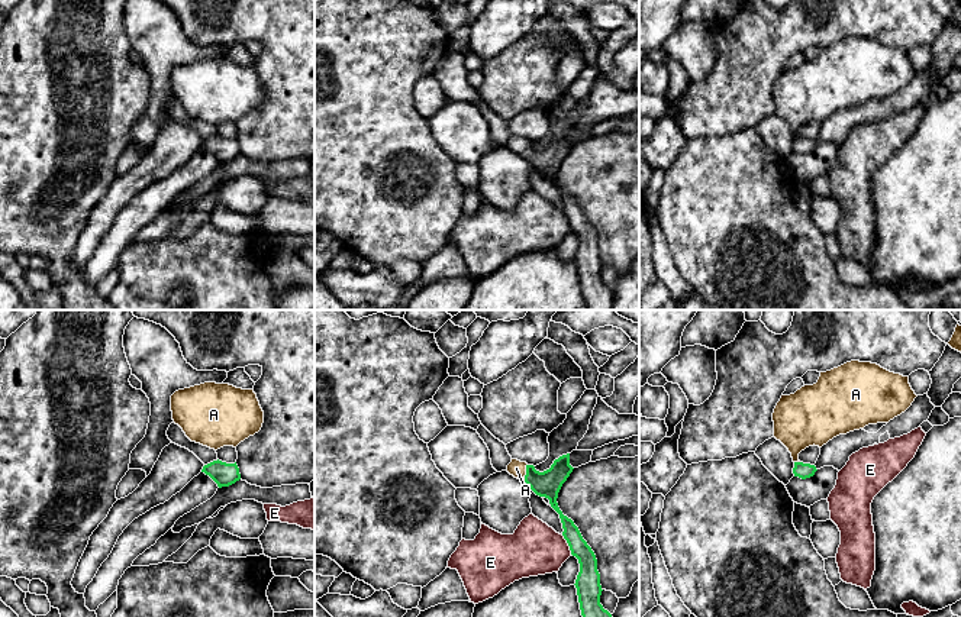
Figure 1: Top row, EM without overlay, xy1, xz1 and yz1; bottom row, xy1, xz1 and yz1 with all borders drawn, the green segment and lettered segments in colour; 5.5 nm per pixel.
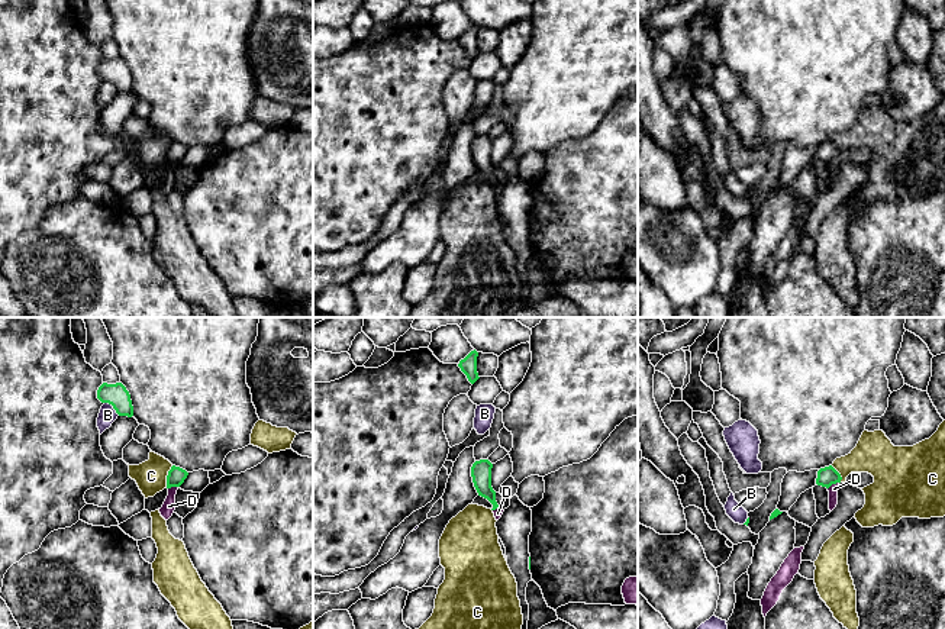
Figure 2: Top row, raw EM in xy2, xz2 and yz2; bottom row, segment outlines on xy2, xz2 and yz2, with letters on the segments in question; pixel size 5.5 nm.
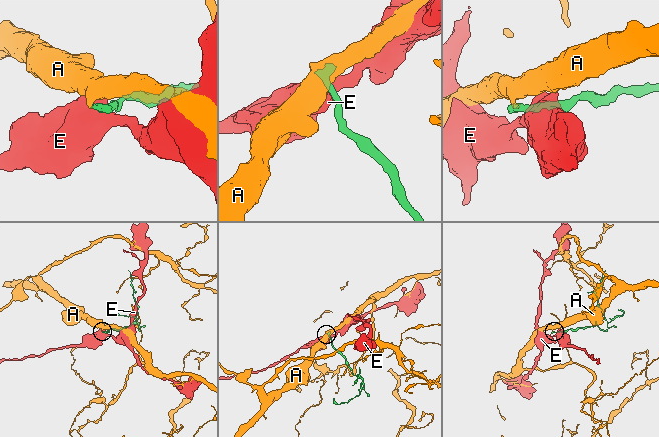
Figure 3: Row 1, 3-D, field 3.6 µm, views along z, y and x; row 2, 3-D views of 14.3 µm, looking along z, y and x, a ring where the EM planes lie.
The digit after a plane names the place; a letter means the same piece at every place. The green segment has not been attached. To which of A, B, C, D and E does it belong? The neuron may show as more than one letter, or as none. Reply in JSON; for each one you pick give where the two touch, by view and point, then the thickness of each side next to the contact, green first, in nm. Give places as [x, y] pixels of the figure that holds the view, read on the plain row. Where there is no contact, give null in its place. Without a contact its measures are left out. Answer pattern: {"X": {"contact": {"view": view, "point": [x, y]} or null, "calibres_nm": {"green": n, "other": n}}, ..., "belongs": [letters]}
{"A": {"contact": {"view": "xz1", "point": [526, 148]}, "calibres_nm": {"green": 150, "other": 90}}, "belongs": ["A"]}

